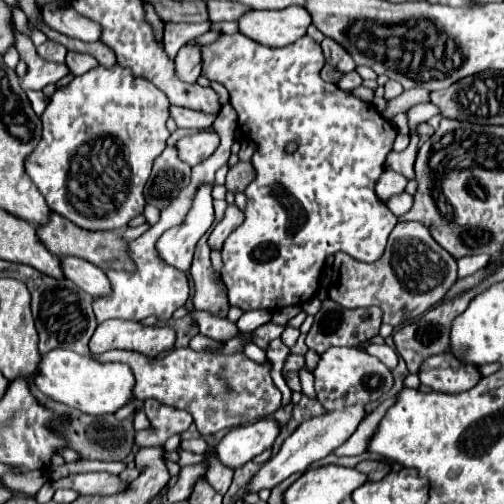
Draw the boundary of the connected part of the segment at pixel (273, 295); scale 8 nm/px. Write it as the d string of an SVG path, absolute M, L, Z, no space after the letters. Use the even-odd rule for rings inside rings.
M242 33L222 35L218 41L202 47L202 61L204 61L202 75L206 75L208 79L220 81L228 89L230 101L232 101L232 105L234 105L234 109L238 113L238 127L256 145L256 151L254 151L252 159L250 159L250 163L252 163L252 167L256 171L256 179L244 191L246 199L248 199L246 219L244 219L244 223L236 231L230 233L230 237L226 239L226 243L222 247L222 261L224 261L222 279L224 279L224 283L228 287L230 305L238 305L242 311L248 311L248 309L270 309L270 311L276 311L276 309L282 309L282 307L288 307L288 305L298 305L298 303L302 305L302 303L306 303L308 299L314 297L314 293L318 289L318 277L320 277L322 265L324 265L328 255L344 251L350 257L354 257L356 261L364 261L364 263L372 263L372 261L380 259L382 253L384 253L388 235L394 229L394 225L398 223L398 219L392 215L392 211L376 195L376 189L374 189L378 179L380 179L380 175L386 169L386 155L392 151L392 143L396 139L396 129L392 127L392 123L386 121L376 111L376 107L372 107L372 103L366 103L366 101L354 97L350 91L344 91L344 89L340 89L334 83L322 81L320 71L322 71L326 61L324 61L320 43L316 43L308 35L304 35L304 39L298 39L296 43L288 45L288 47L276 47L276 49L264 47L260 43L254 43L252 39L244 37ZM288 143L296 143L298 149L294 153L288 153L286 151Z

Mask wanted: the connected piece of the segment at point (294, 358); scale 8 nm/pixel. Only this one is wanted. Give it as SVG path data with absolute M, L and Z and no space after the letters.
M288 355L286 363L284 363L284 369L282 369L282 375L286 377L288 373L292 373L292 371L298 371L302 365L304 365L304 359L302 359L300 355Z

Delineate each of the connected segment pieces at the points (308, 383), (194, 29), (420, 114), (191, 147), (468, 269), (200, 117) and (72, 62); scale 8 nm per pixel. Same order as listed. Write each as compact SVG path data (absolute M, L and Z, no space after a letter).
M303 367L299 371L300 382L302 387L302 393L310 398L316 397L316 392L314 389L314 376L313 373L308 371L306 367Z
M211 22L189 23L166 23L164 27L164 49L170 59L174 60L180 47L186 42L210 31Z
M418 103L414 107L410 107L406 111L406 117L408 117L408 125L410 125L410 133L416 129L418 123L424 123L428 121L432 115L436 115L436 107L432 103Z
M200 131L200 133L194 133L194 135L188 135L188 137L182 137L178 143L176 143L176 151L180 155L180 159L184 163L188 163L190 167L198 165L200 161L208 159L214 149L218 147L220 139L216 133L210 133L210 131Z
M472 255L472 257L462 257L462 259L458 261L458 275L460 275L460 277L472 275L472 273L476 273L478 269L482 269L488 261L490 261L490 257L488 257L488 255Z
M170 107L170 117L176 121L178 127L184 127L184 129L208 129L216 119L214 115L206 115L184 107Z
M68 51L68 55L66 55L66 65L74 75L84 75L86 71L98 67L98 63L96 63L96 59L92 59L92 55L72 53L72 51Z

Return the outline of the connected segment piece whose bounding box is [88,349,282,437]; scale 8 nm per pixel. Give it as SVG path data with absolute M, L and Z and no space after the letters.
M172 349L168 351L162 359L160 357L146 357L146 355L140 355L140 353L134 353L134 351L106 351L104 355L92 355L88 353L92 359L110 359L110 361L122 361L126 363L132 373L134 373L134 379L136 379L136 387L132 389L134 397L144 401L144 399L158 399L166 405L174 405L178 409L184 409L192 415L196 427L198 427L198 433L204 437L204 435L212 435L212 433L218 433L226 427L232 427L232 425L242 425L246 421L250 421L250 411L248 411L248 419L246 419L246 409L254 409L254 421L262 419L262 417L268 417L272 415L282 403L282 395L278 391L278 387L274 385L272 377L270 377L270 363L266 365L258 365L254 361L250 361L244 353L236 353L236 355L214 355L214 353L208 353L208 351L192 351L192 349Z

